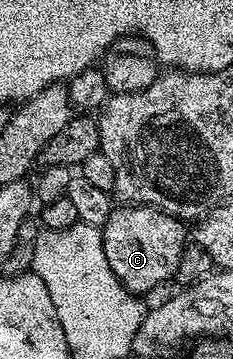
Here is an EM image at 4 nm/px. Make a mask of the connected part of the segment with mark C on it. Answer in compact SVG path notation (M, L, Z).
M123 203L112 208L101 232L105 259L109 259L113 275L117 275L119 282L136 295L151 293L158 285L171 281L178 271L183 250L189 245L188 226L179 218L162 213L151 205Z

